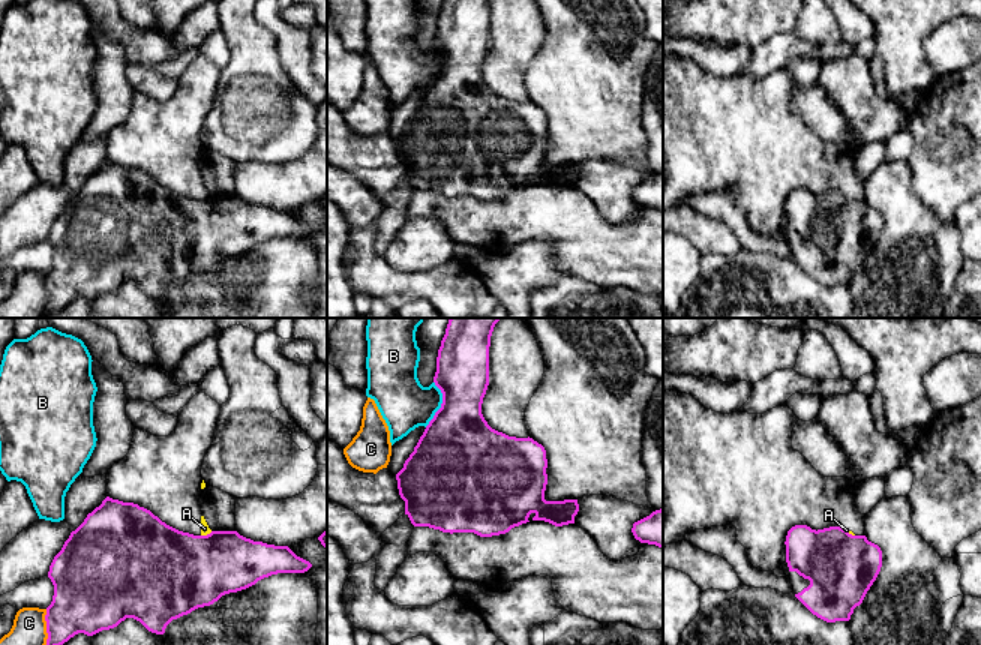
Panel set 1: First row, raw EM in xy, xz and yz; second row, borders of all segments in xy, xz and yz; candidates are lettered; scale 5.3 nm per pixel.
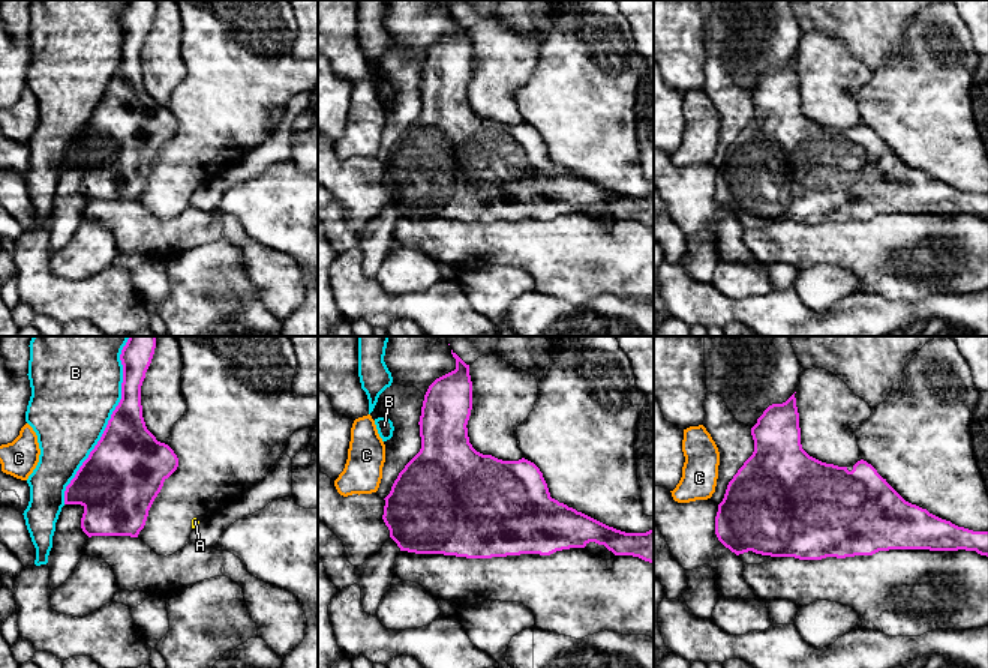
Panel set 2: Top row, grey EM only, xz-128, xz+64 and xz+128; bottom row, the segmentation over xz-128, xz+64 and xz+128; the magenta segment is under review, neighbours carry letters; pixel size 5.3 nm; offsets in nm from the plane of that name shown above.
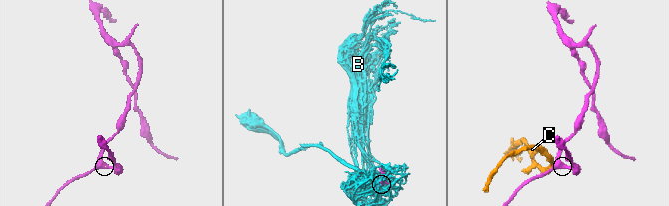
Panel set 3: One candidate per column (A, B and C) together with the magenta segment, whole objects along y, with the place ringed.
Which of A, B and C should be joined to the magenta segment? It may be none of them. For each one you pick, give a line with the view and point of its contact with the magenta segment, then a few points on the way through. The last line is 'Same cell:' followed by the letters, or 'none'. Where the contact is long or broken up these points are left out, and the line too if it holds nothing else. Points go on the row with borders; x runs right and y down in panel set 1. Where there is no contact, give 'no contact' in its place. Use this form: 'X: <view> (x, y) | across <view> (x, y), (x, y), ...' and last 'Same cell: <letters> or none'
Same cell: none

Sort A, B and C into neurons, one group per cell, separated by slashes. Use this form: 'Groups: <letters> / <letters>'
Groups: A / B / C

